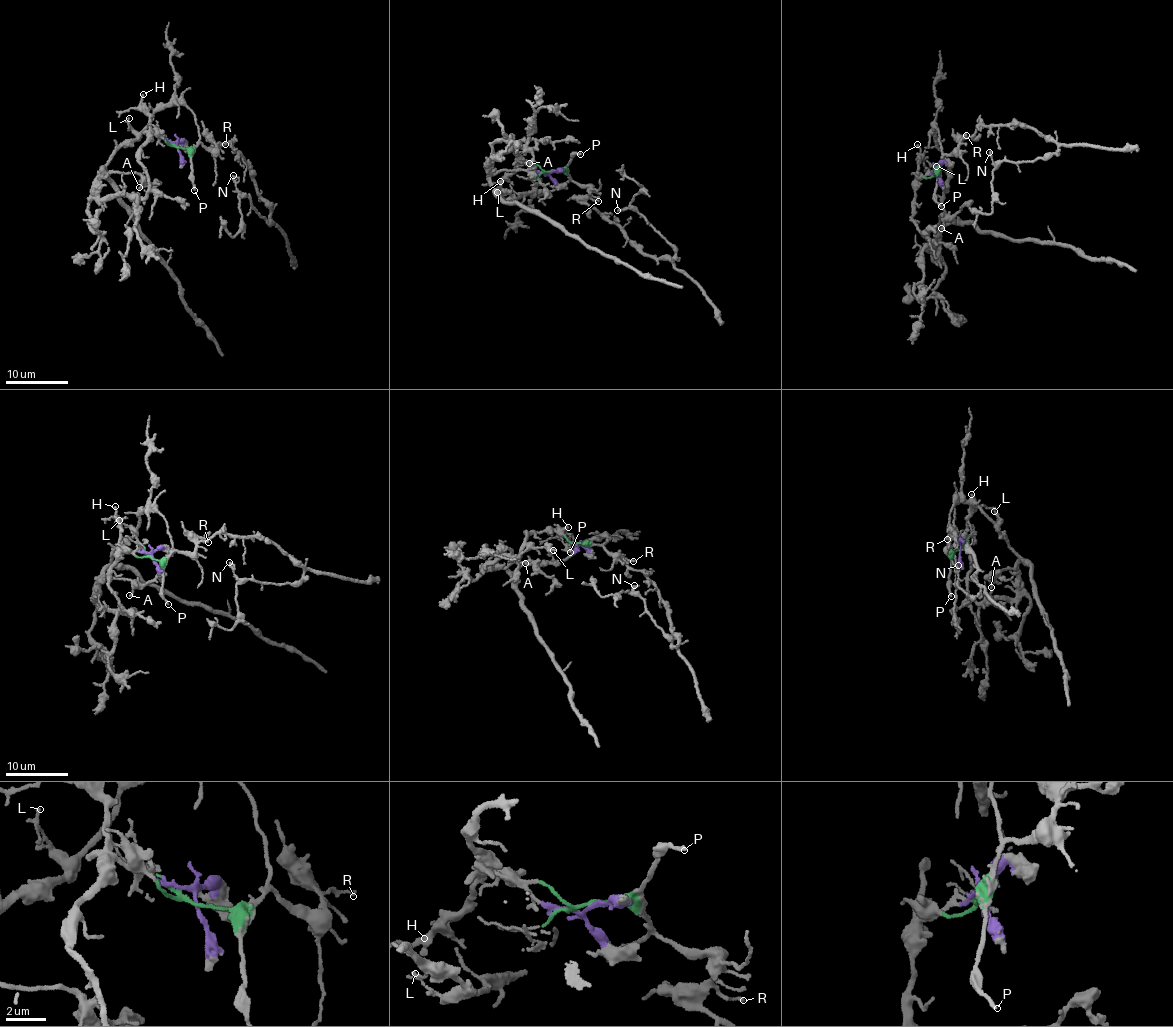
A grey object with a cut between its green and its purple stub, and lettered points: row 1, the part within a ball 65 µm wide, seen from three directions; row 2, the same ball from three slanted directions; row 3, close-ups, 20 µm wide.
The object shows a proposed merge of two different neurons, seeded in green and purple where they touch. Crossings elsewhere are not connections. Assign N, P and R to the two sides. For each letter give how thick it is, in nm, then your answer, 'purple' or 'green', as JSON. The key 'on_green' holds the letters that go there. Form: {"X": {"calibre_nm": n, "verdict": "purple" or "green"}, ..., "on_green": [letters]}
{"N": {"calibre_nm": 130, "verdict": "green"}, "P": {"calibre_nm": 180, "verdict": "green"}, "R": {"calibre_nm": 150, "verdict": "green"}, "on_green": ["N", "P", "R"]}

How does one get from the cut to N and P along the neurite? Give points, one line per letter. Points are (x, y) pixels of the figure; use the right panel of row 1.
N: (935, 174), (944, 156), (985, 125), (1018, 123), (1053, 142), (1058, 149), (1045, 157), (996, 164), (989, 152)
P: (935, 174), (937, 171), (935, 201), (941, 206)

